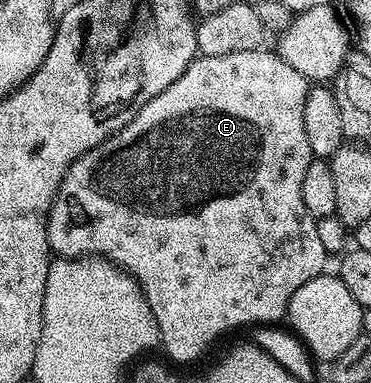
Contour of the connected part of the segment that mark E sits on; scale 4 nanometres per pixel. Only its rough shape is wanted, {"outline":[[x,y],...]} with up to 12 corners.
{"outline":[[196,56],[59,185],[52,255],[175,364],[328,269],[309,79]]}

